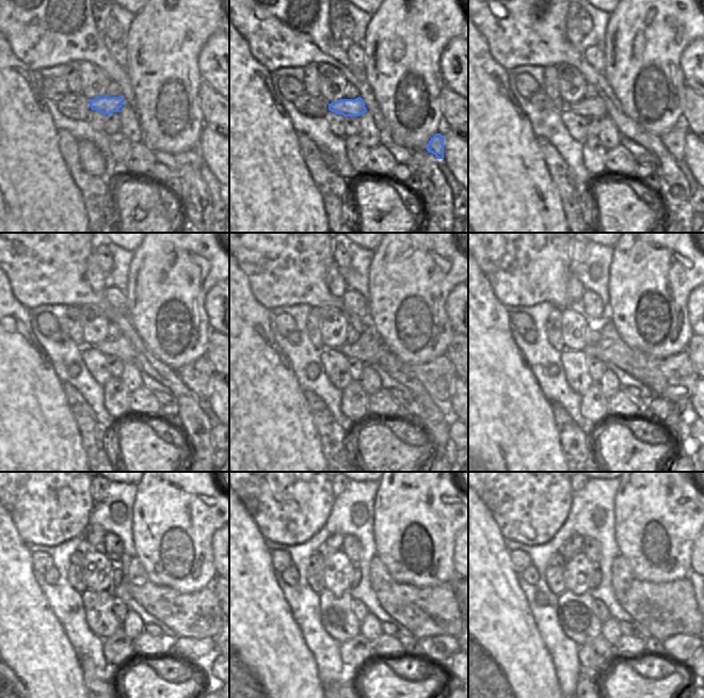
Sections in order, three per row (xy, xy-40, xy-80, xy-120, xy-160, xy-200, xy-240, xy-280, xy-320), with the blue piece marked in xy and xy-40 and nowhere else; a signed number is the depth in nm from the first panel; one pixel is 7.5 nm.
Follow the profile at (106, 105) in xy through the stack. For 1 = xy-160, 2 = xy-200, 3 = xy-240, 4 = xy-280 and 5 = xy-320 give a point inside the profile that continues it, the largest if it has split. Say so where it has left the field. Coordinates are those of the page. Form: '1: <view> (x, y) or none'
1: xy-160 (369, 349)
2: xy-200 (673, 378)
3: xy-240 (197, 615)
4: xy-280 (433, 611)
5: xy-320 (670, 608)

